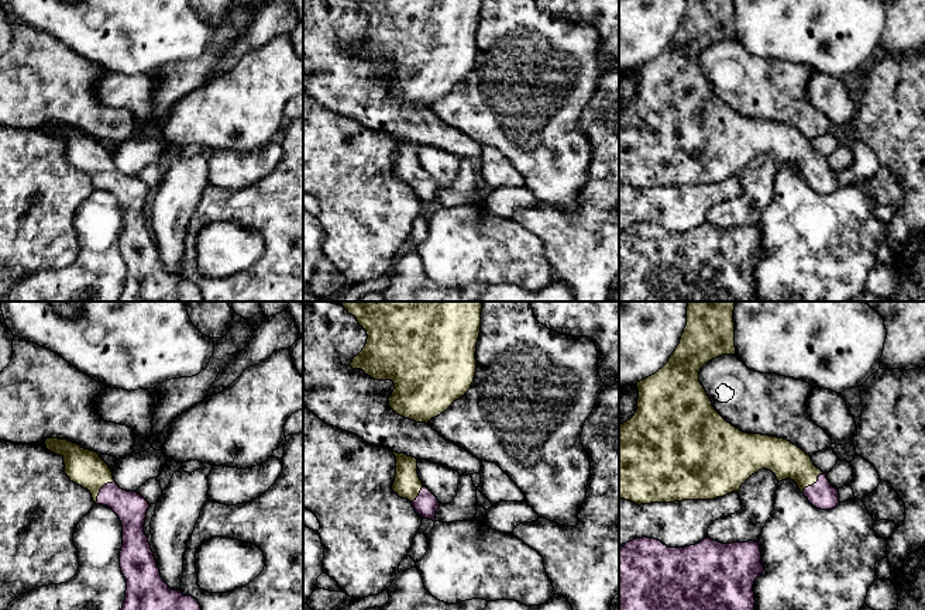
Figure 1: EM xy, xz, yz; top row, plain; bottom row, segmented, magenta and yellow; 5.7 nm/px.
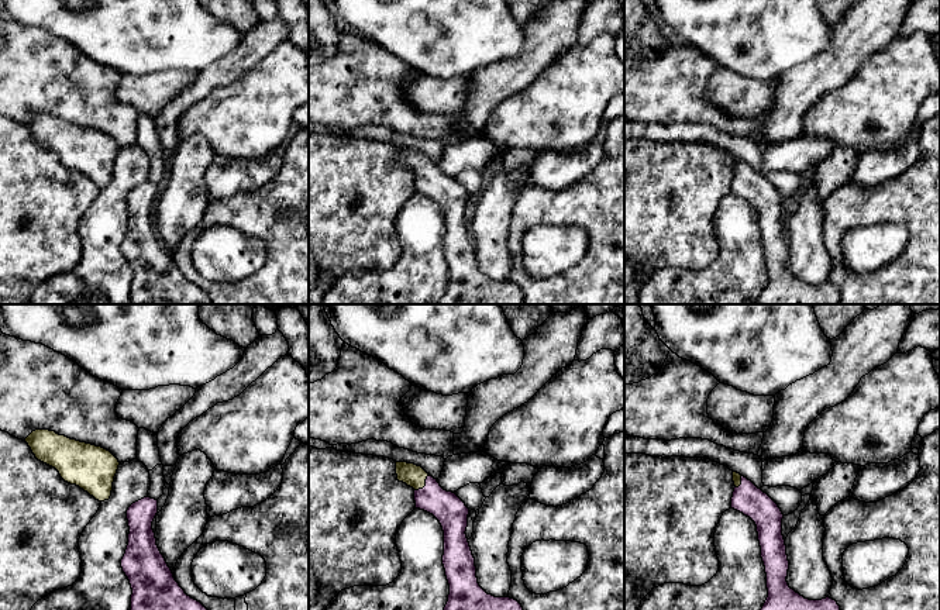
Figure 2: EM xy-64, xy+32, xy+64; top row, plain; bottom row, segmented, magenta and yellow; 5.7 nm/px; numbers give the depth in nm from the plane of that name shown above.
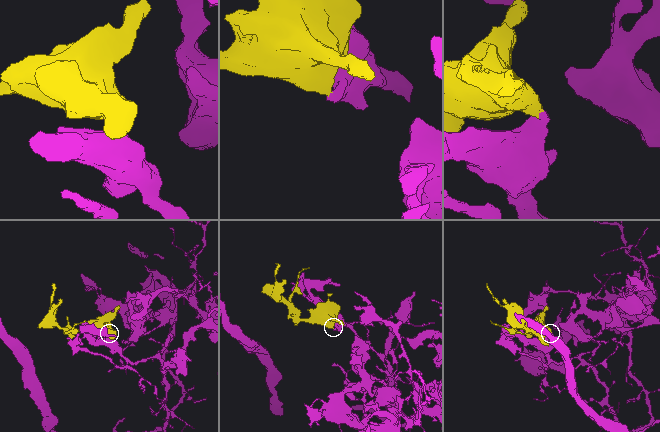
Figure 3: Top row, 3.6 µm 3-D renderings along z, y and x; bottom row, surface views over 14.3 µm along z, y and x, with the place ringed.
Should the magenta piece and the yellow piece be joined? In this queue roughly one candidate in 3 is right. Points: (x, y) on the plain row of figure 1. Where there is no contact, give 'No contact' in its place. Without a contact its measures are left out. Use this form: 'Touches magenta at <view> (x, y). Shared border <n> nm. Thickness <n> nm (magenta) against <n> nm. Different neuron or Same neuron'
Touches magenta at xy (100, 175). Shared border 170 nm. Thickness 180 nm (magenta) against 200 nm. Same neuron

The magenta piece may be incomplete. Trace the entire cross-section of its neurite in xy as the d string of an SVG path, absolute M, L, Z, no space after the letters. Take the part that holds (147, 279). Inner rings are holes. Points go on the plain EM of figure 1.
M47 123L44 127L48 135L63 142L71 166L87 173L94 189L110 192L121 206L120 252L127 275L120 301L203 301L195 282L172 275L161 262L144 217L148 186L137 176L120 173L97 137L68 124Z

